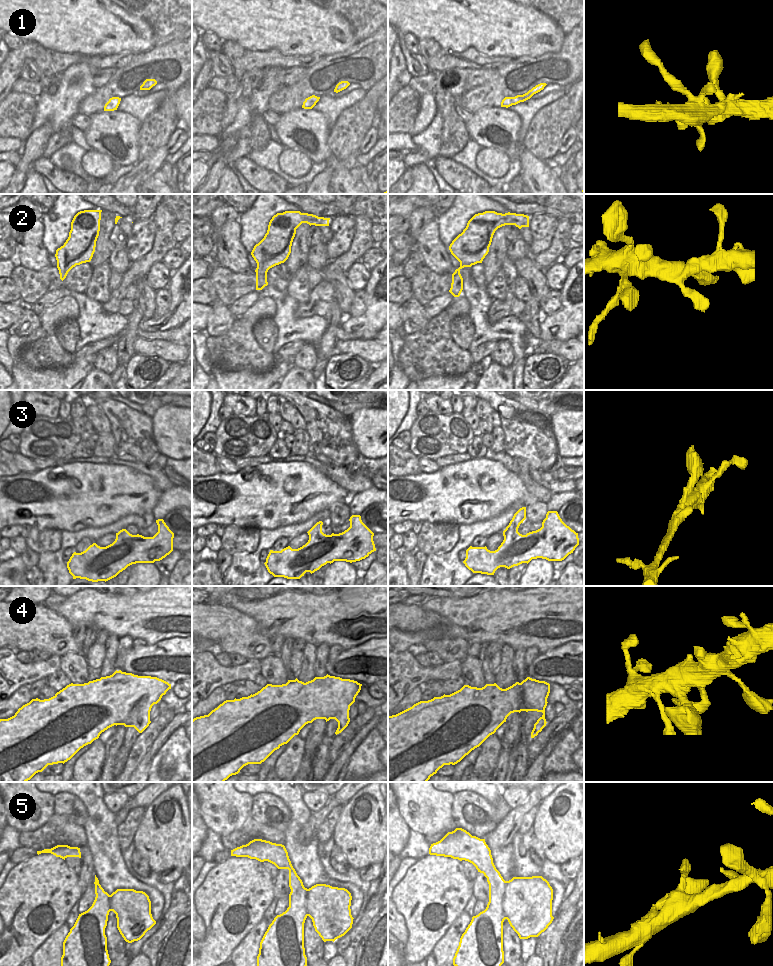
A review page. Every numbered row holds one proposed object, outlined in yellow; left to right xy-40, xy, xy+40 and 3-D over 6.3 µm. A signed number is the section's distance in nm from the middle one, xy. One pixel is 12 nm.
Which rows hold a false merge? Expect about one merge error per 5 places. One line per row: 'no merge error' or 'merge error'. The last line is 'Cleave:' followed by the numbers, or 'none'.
1: no merge error
2: no merge error
3: no merge error
4: no merge error
5: no merge error
Cleave: none

